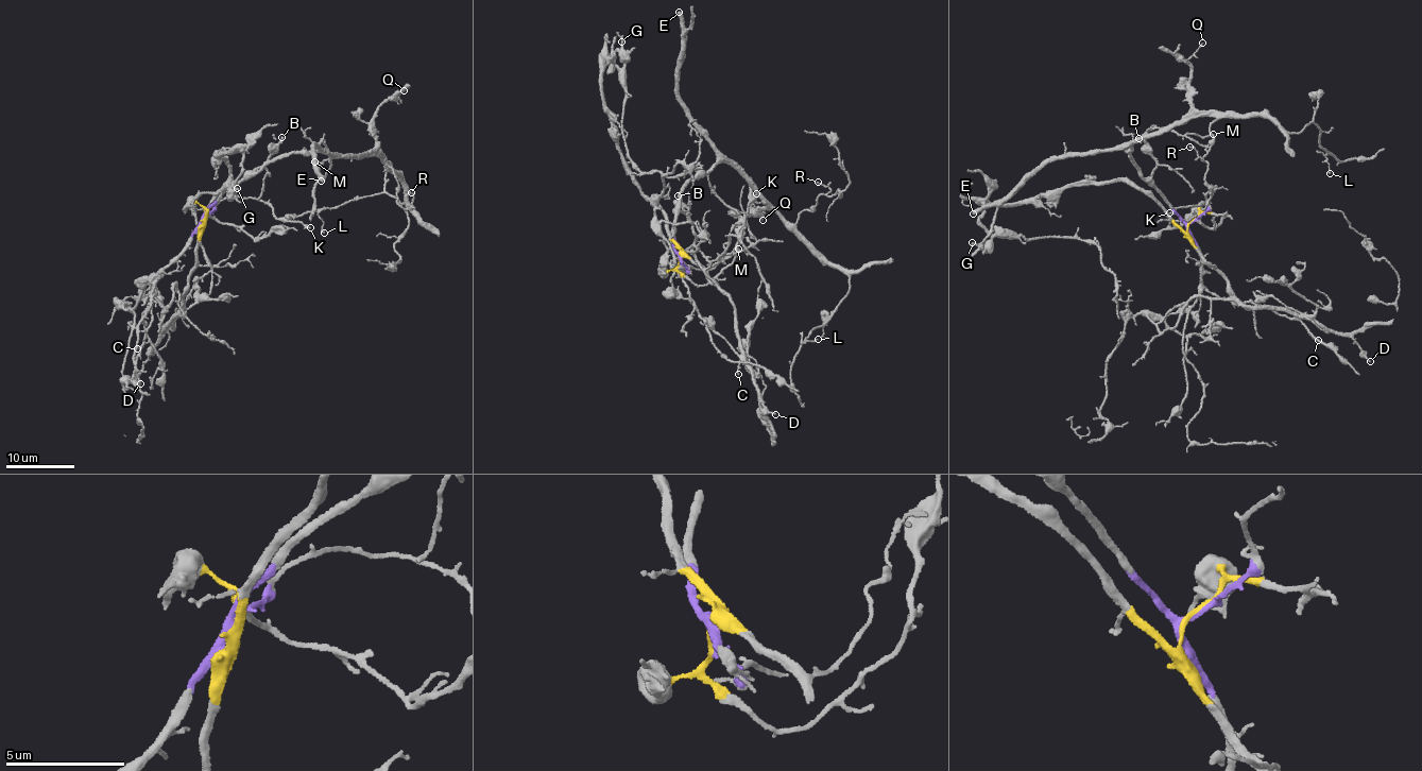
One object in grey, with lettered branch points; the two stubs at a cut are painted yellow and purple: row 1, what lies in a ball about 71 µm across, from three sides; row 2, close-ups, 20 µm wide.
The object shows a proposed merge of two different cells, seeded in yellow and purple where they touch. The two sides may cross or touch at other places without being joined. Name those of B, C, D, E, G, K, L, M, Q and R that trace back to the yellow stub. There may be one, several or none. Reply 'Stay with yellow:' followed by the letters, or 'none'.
Stay with yellow: D, G

